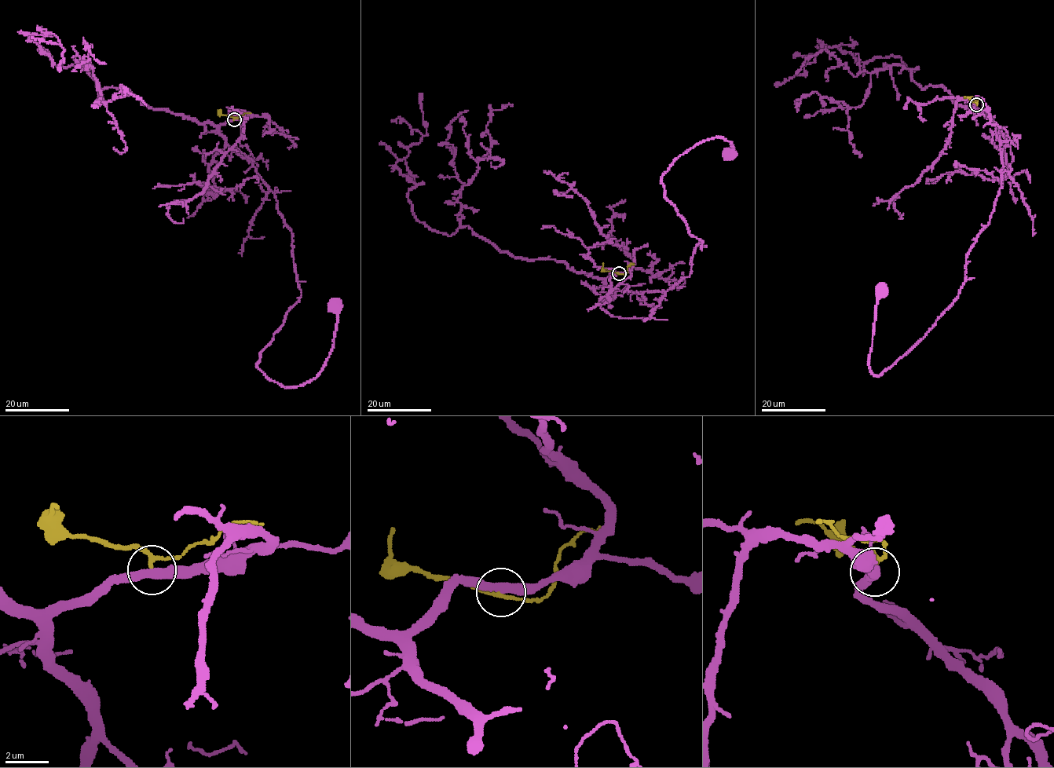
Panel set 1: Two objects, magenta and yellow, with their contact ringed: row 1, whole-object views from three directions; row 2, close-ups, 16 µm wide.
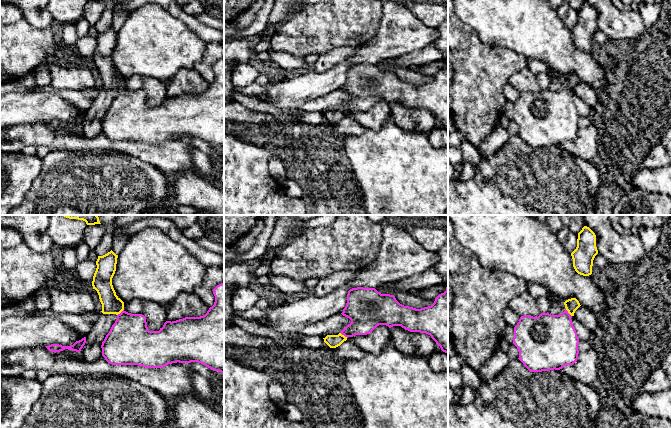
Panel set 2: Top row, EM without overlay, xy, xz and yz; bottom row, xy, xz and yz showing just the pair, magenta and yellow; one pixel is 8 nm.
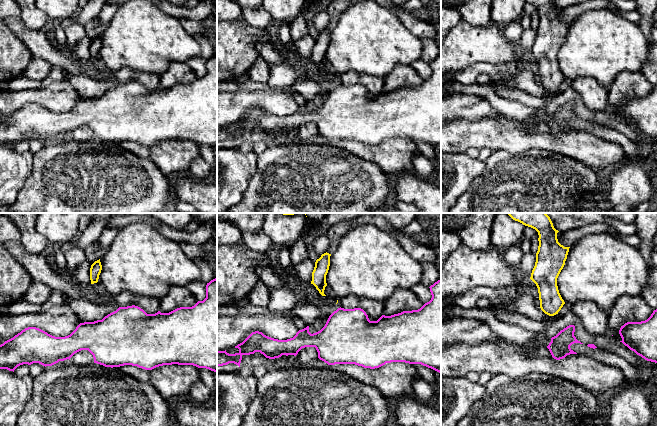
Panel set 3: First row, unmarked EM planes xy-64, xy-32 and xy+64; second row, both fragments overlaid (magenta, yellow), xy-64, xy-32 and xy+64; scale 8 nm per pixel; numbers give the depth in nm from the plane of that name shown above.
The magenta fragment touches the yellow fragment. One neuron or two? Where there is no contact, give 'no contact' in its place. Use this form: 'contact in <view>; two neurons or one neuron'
contact in xy; two neurons

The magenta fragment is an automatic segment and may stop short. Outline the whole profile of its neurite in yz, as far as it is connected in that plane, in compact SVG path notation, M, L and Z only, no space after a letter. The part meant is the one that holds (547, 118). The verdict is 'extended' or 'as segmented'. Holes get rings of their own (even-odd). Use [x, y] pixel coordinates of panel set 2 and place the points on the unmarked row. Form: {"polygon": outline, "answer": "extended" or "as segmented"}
{"polygon": "M565 86L559 91L541 89L538 93L521 92L514 103L513 120L519 127L519 136L531 148L560 146L573 141L578 135L579 114L572 100L571 91Z", "answer": "as segmented"}

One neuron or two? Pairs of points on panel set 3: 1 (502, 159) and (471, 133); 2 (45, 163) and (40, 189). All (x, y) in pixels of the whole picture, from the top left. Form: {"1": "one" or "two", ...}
{"1": "two", "2": "one"}

